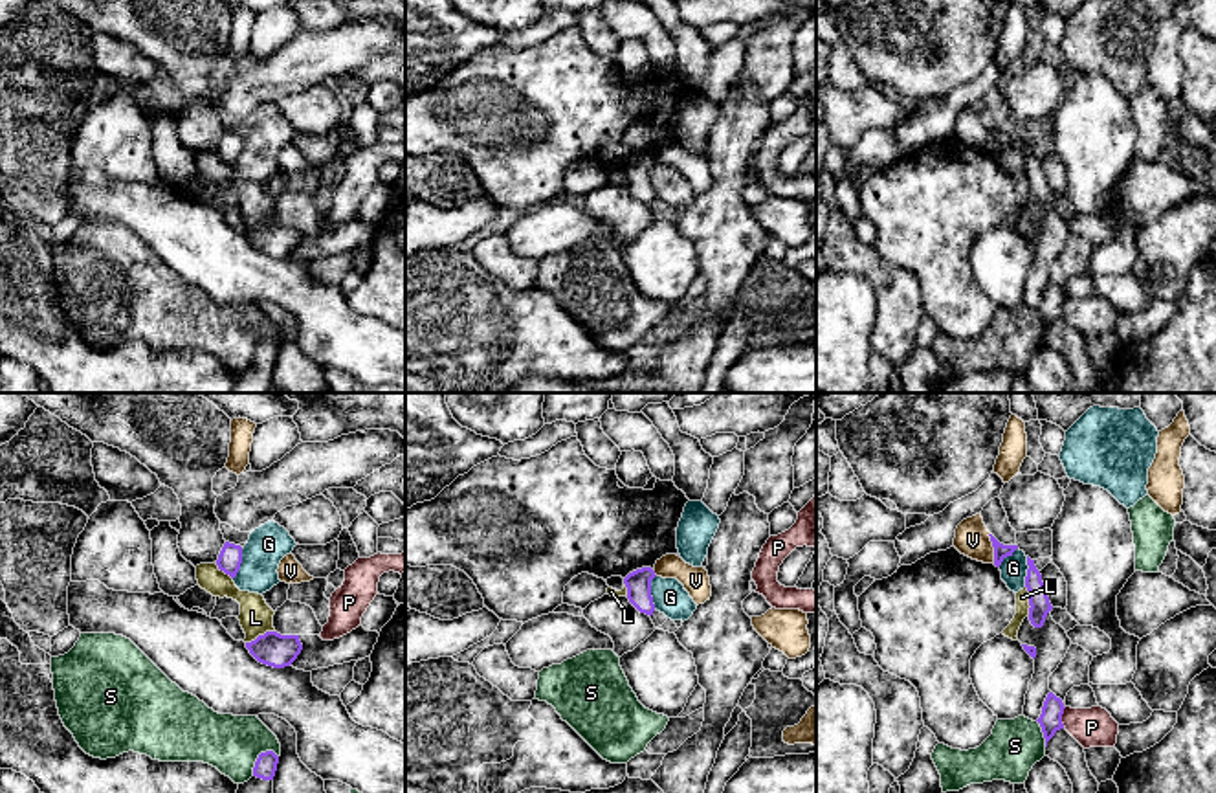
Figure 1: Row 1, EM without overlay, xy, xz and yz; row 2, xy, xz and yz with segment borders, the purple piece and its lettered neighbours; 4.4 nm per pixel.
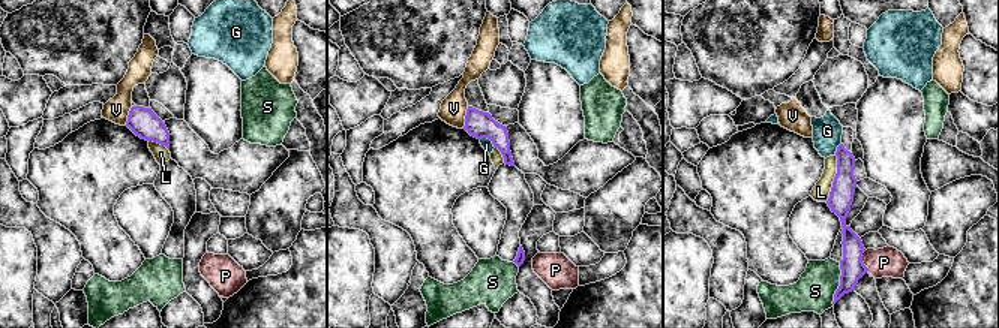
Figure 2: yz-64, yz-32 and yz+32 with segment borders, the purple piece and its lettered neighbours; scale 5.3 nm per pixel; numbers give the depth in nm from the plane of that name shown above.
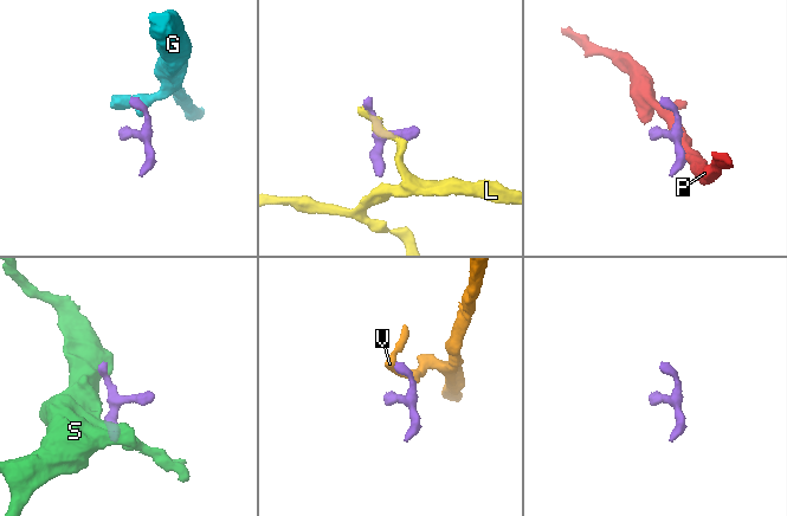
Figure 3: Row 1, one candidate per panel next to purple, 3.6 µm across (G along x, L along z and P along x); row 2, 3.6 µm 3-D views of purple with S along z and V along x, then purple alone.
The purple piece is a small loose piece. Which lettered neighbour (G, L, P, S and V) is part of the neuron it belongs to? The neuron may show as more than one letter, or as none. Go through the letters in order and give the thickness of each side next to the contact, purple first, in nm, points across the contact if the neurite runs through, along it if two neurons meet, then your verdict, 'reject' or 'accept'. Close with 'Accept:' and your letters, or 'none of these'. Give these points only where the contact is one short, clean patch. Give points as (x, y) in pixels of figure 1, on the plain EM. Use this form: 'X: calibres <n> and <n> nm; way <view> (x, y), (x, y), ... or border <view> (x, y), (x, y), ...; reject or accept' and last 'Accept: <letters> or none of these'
G: calibres 110 and 150 nm; border xz (655, 164), (652, 169), (653, 197); reject
L: calibres 150 and 150 nm; reject
P: calibres 100 and 180 nm; border yz (1066, 296), (1062, 314); reject
S: calibres 100 and 260 nm; border xy (272, 338), (259, 344), (252, 364); reject
V: calibres 70 and 150 nm; border yz (989, 122), (994, 151); reject
Accept: none of these

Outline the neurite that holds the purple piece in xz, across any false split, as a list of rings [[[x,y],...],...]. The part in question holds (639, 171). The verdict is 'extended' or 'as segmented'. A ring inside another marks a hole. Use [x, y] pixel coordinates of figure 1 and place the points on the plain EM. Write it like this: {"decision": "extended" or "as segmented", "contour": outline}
{"decision": "as segmented", "contour": [[[642,156],[633,162],[629,162],[624,167],[624,173],[627,176],[627,187],[629,191],[646,204],[653,204],[655,193],[651,185],[651,169],[655,167],[655,160],[651,156]]]}

